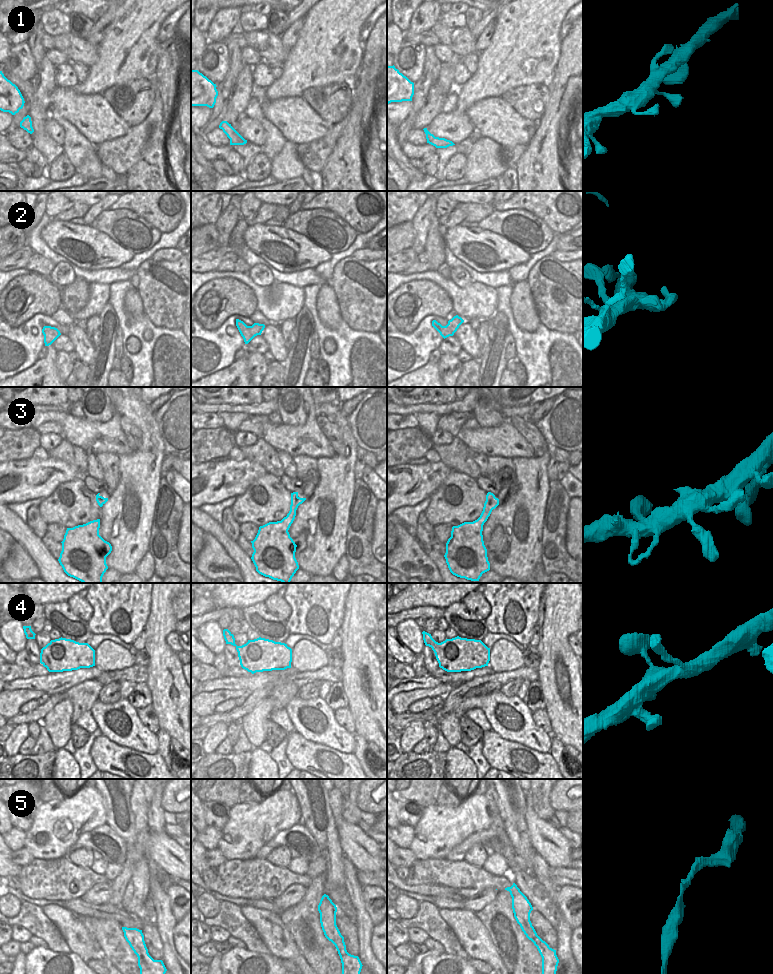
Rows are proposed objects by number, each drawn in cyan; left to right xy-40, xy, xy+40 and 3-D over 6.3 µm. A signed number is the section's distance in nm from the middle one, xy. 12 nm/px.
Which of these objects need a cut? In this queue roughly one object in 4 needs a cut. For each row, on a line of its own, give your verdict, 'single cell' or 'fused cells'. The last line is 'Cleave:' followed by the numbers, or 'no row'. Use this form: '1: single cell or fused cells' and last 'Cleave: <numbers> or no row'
1: single cell
2: single cell
3: single cell
4: single cell
5: single cell
Cleave: no row

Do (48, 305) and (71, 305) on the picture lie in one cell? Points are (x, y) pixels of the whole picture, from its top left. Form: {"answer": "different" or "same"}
{"answer": "different"}

